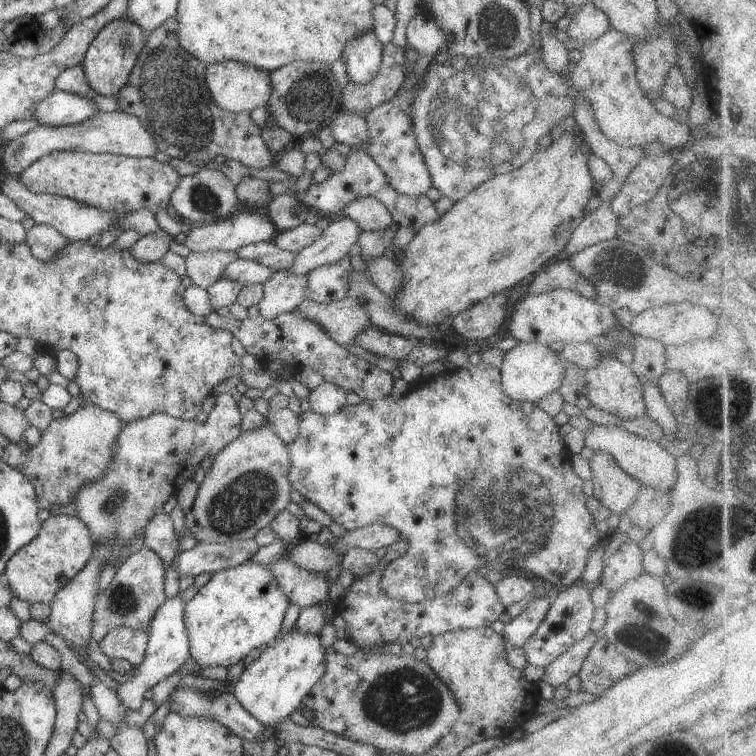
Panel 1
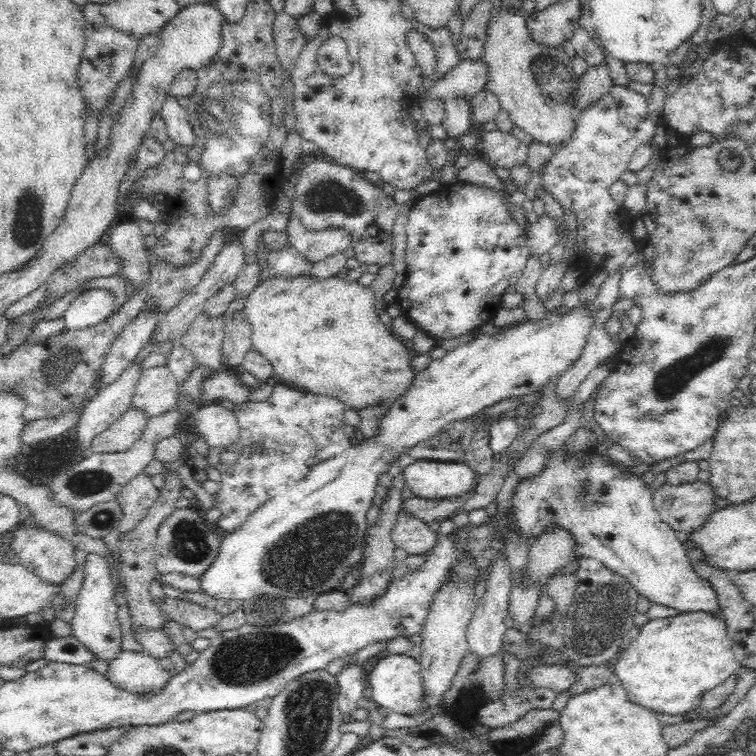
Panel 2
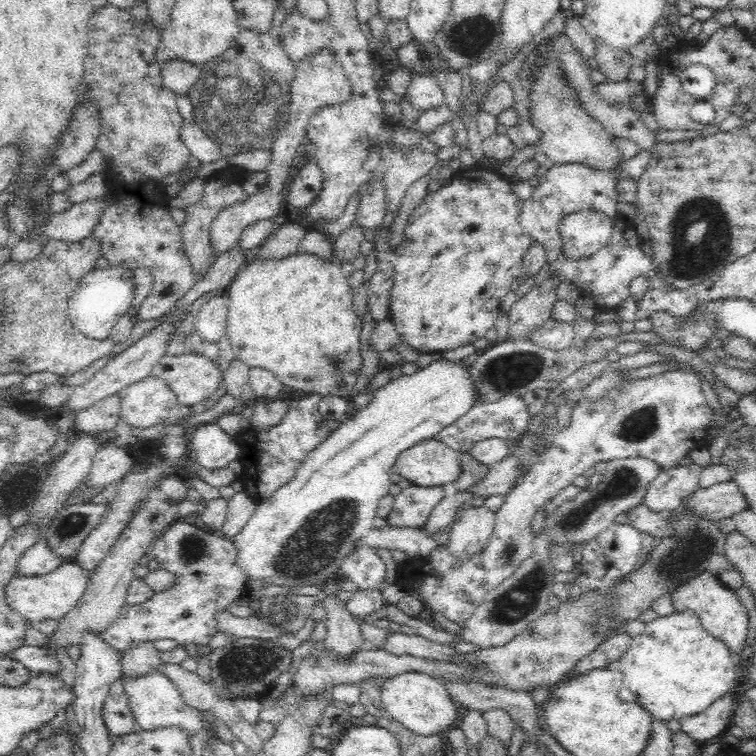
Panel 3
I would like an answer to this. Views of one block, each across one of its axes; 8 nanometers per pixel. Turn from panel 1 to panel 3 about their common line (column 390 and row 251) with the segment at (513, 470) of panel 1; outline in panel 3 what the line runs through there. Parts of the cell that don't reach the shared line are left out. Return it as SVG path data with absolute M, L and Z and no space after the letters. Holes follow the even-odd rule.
M480 168L466 170L462 174L455 173L450 179L451 182L436 191L428 193L424 200L418 205L409 216L404 236L405 240L395 249L393 285L389 290L389 314L388 320L396 327L396 332L401 336L403 342L407 342L410 348L419 352L443 352L460 348L463 344L473 343L478 338L486 337L486 332L494 326L496 318L500 314L500 301L510 290L512 282L520 281L523 272L523 258L530 245L534 242L530 235L524 234L520 225L519 214L523 200L512 190L512 182L499 175L495 169L491 172L484 172ZM582 209L566 215L559 226L563 255L572 260L597 256L611 241L612 233L612 219L604 213Z

